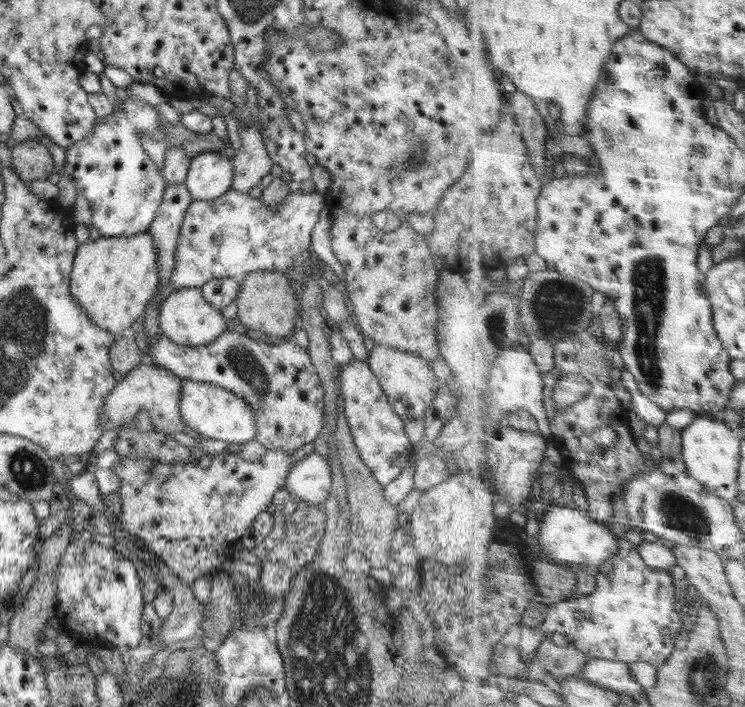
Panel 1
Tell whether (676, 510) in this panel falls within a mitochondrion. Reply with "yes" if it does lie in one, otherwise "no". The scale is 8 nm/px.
yes

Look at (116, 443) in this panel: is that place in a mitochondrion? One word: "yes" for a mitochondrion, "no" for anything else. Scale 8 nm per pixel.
no

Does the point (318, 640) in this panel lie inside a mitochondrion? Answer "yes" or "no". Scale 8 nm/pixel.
yes

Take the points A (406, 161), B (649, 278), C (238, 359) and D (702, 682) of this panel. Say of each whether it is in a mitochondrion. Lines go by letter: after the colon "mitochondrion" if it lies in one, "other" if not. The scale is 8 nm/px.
A: mitochondrion
B: mitochondrion
C: mitochondrion
D: mitochondrion

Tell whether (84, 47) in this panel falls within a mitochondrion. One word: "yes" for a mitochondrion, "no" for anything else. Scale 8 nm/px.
no

